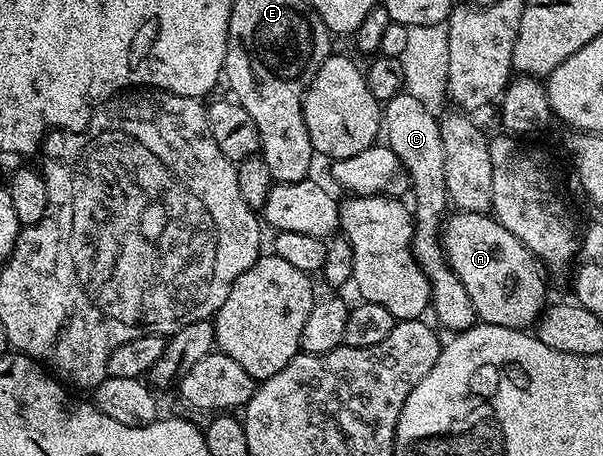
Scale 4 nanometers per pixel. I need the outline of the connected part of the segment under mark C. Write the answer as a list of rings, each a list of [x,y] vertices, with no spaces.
[[[404,92],[397,94],[383,106],[383,138],[409,173],[413,198],[413,255],[429,281],[431,314],[437,317],[438,327],[446,326],[449,332],[466,330],[475,322],[471,296],[467,296],[467,288],[463,288],[441,249],[441,227],[447,207],[447,172],[443,172],[443,136],[439,136],[438,115],[414,96]]]

